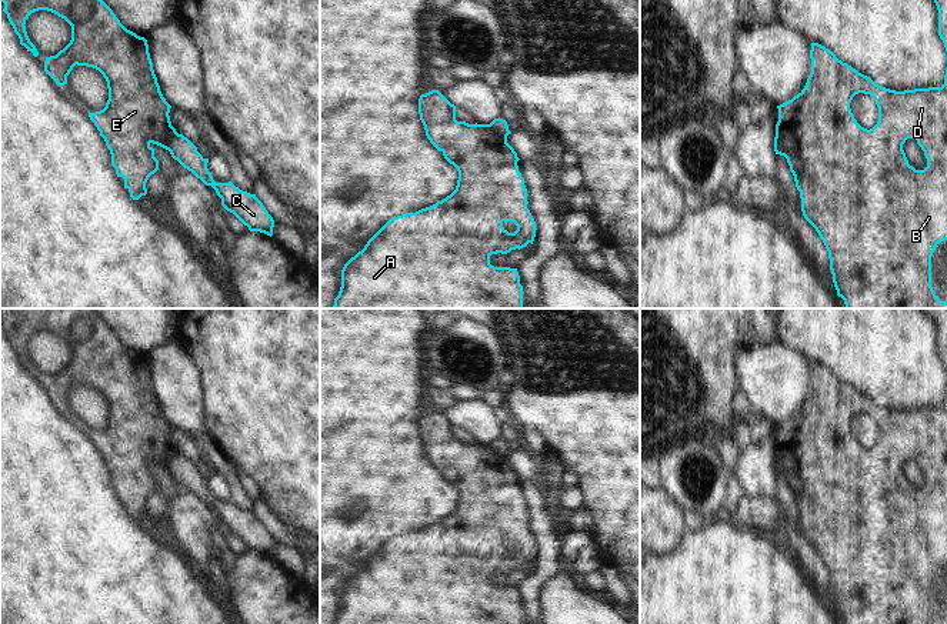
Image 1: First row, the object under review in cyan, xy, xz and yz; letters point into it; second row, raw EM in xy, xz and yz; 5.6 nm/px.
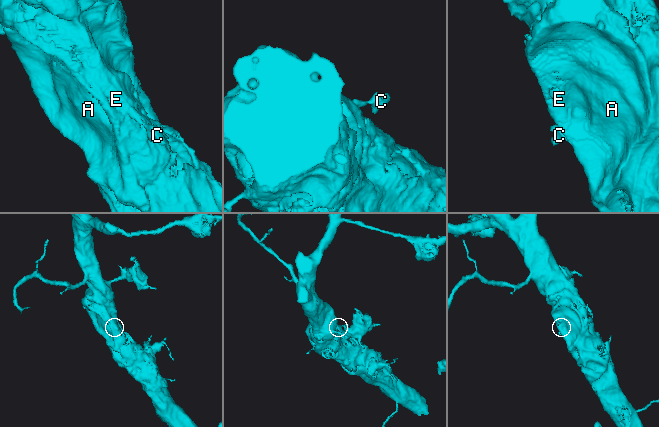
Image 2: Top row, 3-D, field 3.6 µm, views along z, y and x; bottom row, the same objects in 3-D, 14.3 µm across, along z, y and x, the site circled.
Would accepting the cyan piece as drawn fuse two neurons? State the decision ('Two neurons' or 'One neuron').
Two neurons.

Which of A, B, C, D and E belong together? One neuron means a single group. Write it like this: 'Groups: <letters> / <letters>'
Groups: A B D E / C.

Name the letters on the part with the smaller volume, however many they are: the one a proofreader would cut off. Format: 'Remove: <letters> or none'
Remove: C.

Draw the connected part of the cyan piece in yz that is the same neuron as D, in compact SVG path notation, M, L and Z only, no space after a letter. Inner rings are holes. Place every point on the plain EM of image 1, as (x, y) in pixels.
M811 363L810 378L811 393L804 408L791 420L777 426L778 441L776 444L776 456L778 468L787 478L796 507L800 511L803 535L816 548L828 571L837 615L844 620L844 624L947 624L936 615L931 607L931 575L937 564L947 560L947 390L941 407L896 411L876 404L870 397L838 380L833 371L818 363ZM858 413L870 414L878 427L878 441L870 450L857 443L850 428L853 417ZM907 458L916 458L924 471L927 478L924 490L916 490L908 484L903 470Z

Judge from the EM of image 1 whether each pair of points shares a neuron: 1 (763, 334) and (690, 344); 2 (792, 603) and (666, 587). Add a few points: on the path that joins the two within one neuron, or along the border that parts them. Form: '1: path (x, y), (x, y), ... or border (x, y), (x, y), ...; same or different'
1: border (752, 323), (756, 344); different
2: path (760, 603), (697, 603); same

